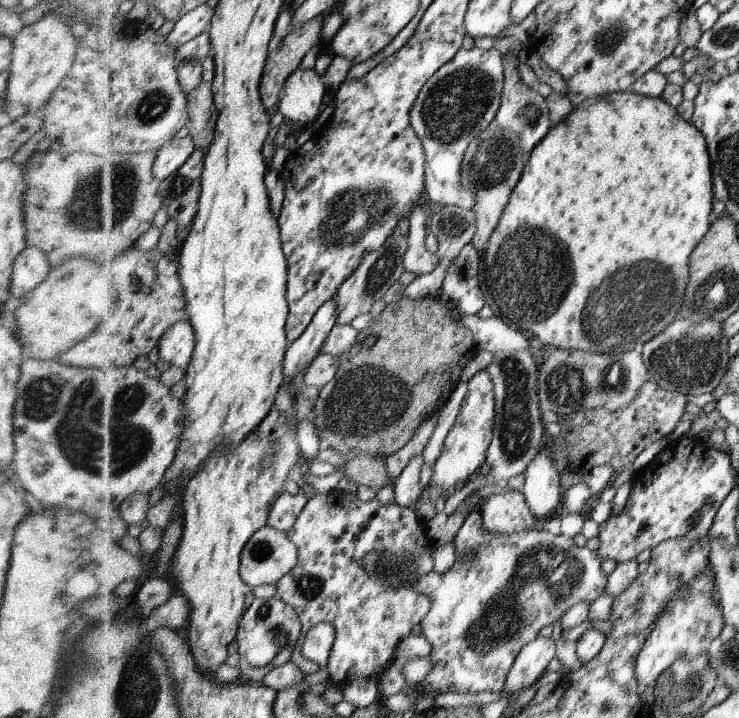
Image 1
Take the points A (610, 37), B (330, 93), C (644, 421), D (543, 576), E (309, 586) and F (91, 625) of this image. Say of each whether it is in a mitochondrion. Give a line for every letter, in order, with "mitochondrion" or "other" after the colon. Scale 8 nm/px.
A: mitochondrion
B: other
C: other
D: mitochondrion
E: mitochondrion
F: other

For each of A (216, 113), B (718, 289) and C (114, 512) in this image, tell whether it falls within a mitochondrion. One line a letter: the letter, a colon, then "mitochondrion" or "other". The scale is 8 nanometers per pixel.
A: other
B: mitochondrion
C: other

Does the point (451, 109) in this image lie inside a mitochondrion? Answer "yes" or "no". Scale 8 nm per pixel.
yes

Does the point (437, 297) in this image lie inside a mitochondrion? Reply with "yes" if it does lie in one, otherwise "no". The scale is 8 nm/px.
no

